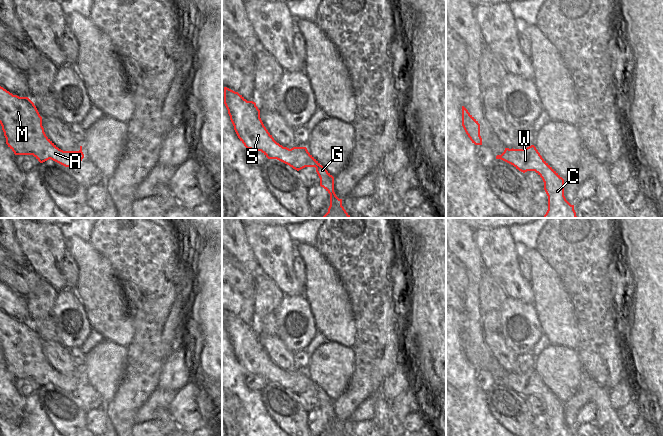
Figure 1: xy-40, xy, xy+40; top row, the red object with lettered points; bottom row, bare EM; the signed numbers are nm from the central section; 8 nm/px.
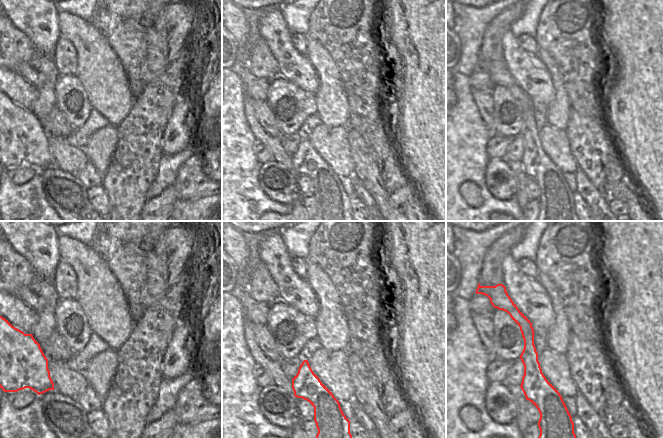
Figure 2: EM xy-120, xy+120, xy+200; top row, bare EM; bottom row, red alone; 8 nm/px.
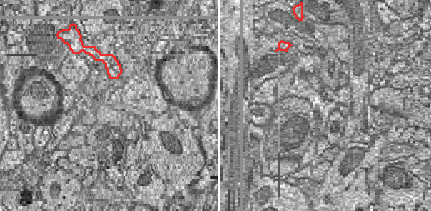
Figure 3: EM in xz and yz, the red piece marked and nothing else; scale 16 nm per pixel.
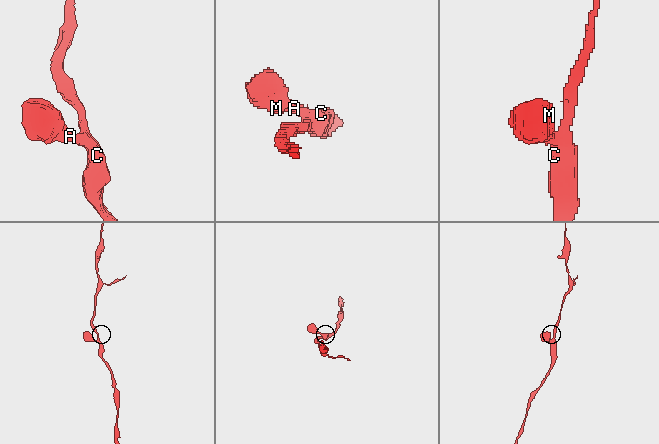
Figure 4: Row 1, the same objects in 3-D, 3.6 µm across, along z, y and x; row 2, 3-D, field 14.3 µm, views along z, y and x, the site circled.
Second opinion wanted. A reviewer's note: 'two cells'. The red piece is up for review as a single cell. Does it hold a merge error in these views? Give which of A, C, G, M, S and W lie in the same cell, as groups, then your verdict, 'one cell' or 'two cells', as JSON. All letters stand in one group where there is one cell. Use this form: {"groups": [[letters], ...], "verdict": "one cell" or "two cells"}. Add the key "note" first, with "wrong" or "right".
{"note": "wrong", "groups": [["A", "C", "G", "M", "S", "W"]], "verdict": "one cell"}

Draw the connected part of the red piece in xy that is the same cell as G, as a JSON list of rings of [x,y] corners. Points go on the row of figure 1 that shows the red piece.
[[[224,87],[224,104],[234,130],[247,149],[261,151],[268,159],[277,159],[299,171],[315,167],[320,186],[330,194],[330,206],[323,218],[351,218],[334,192],[334,177],[307,150],[306,147],[283,147],[268,132],[260,118],[260,110],[253,101],[247,101],[238,92]]]

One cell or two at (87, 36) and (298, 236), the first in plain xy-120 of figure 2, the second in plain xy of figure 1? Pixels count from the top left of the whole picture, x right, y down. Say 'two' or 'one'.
two

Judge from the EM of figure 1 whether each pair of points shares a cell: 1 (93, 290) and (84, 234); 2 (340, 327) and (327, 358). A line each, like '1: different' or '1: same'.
1: different
2: different

